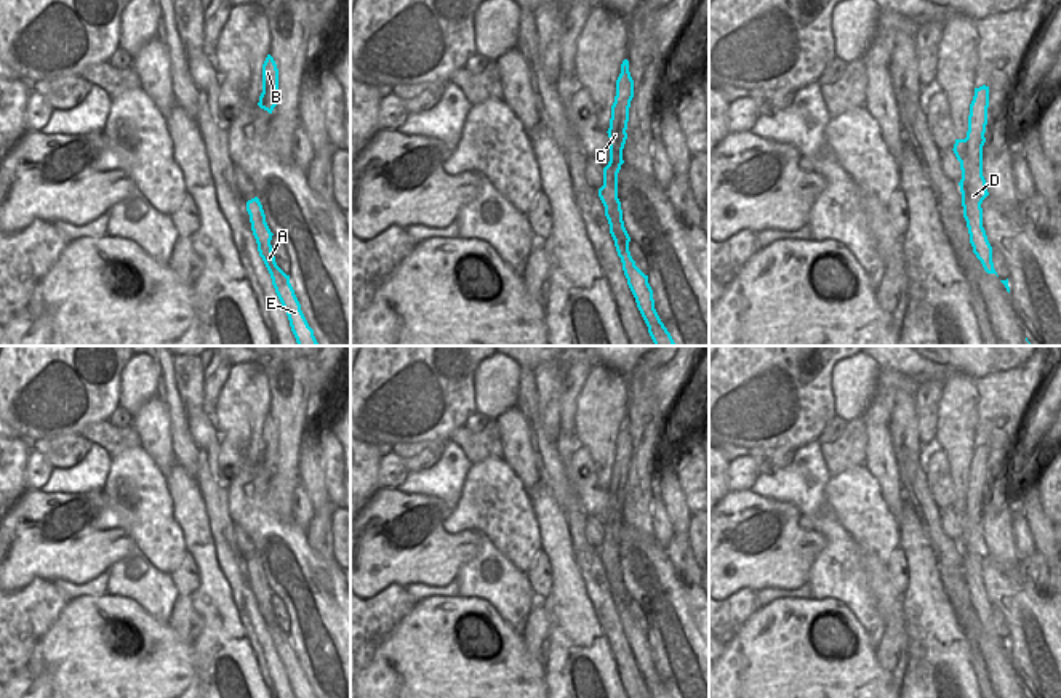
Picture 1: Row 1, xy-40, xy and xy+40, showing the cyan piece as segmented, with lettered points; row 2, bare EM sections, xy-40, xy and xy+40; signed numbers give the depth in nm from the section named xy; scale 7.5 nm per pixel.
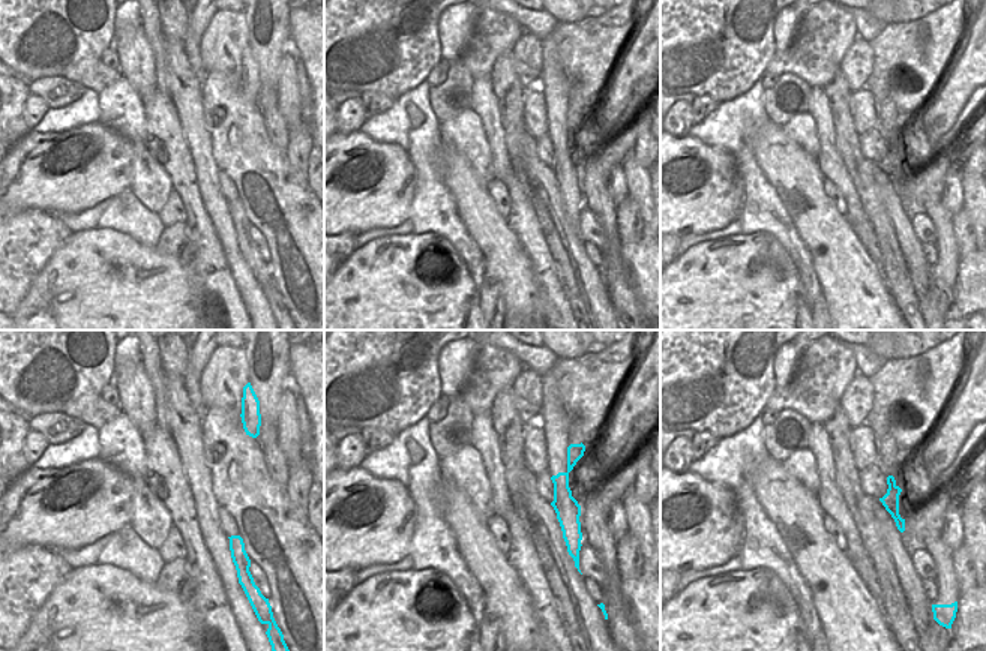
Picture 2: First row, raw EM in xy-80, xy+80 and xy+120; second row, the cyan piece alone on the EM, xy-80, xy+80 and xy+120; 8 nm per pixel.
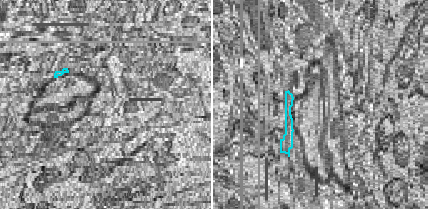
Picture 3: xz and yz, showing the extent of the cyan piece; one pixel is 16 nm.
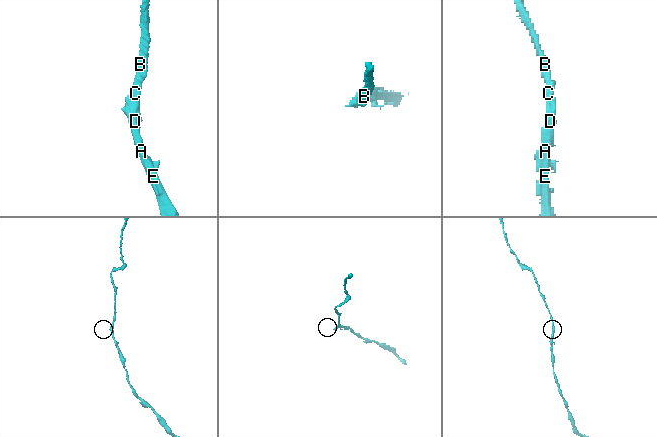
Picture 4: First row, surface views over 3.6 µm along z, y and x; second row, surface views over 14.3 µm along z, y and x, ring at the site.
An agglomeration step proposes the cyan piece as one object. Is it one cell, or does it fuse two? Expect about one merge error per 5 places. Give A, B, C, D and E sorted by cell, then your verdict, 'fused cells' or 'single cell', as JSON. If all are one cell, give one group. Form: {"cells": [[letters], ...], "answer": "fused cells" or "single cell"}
{"cells": [["A", "B", "C", "D", "E"]], "answer": "single cell"}

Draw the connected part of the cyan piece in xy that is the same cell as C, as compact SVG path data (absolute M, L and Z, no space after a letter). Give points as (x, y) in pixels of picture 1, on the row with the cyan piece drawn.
M624 59L621 64L621 74L616 80L616 96L611 106L610 128L607 131L610 138L610 162L603 168L603 186L599 189L599 197L605 207L610 234L615 240L618 256L621 258L627 285L635 298L637 307L648 327L648 333L655 346L675 346L671 333L655 309L653 290L648 283L648 275L635 266L635 261L631 256L631 237L624 227L621 202L618 199L618 173L624 163L623 149L627 139L626 130L632 98L634 80L629 72L629 61Z

